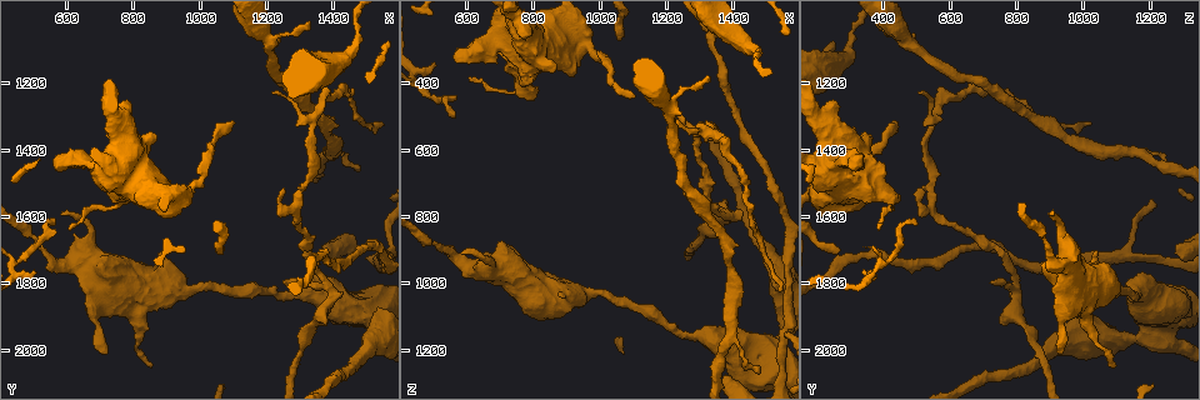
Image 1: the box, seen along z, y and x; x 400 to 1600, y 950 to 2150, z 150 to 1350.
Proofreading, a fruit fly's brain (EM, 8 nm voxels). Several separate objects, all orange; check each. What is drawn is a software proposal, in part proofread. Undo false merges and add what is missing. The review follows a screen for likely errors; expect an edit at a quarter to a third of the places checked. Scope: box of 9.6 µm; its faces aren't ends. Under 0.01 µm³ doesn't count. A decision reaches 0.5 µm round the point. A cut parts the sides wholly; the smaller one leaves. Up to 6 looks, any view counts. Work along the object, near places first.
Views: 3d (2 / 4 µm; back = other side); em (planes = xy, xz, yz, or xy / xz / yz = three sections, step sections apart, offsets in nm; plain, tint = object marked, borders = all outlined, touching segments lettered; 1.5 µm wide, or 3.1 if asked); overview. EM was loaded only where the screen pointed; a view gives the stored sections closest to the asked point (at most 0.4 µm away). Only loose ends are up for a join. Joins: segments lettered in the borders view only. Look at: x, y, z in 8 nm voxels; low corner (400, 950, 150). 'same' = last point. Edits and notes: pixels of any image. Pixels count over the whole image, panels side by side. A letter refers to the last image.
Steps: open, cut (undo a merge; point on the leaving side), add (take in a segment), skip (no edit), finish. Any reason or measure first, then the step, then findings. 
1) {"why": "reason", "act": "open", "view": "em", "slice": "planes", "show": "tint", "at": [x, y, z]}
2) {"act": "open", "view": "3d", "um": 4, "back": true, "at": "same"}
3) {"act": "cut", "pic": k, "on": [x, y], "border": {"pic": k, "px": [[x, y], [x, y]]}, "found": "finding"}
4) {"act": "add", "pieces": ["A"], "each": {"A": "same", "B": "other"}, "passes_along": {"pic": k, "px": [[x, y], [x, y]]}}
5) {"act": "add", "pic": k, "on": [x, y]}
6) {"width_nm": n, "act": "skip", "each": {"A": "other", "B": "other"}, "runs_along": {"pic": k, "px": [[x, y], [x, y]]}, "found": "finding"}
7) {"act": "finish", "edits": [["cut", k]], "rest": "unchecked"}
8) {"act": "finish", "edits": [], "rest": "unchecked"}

{"why": "thick turns thin", "act": "open", "view": "em", "slice": "planes", "show": "borders", "at": [940, 1820, 1040]}

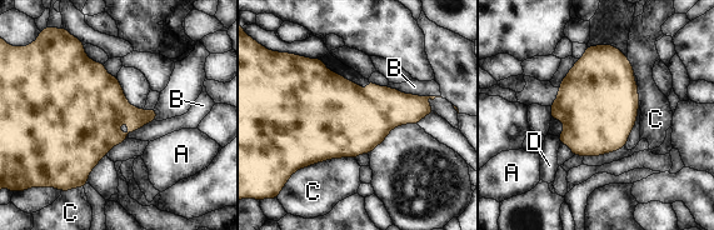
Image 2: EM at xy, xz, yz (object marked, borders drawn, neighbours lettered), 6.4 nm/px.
{"act": "skip", "each": {"A": "other", "B": "other", "C": "other", "D": "other"}, "border": {"pic": 2, "px": [[388, 85], [404, 93], [440, 96]]}, "found": "continuous, no second neuron"}

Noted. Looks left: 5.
{"why": "branch stops here", "act": "open", "view": "3d", "um": 2, "at": [710, 2020, 930]}

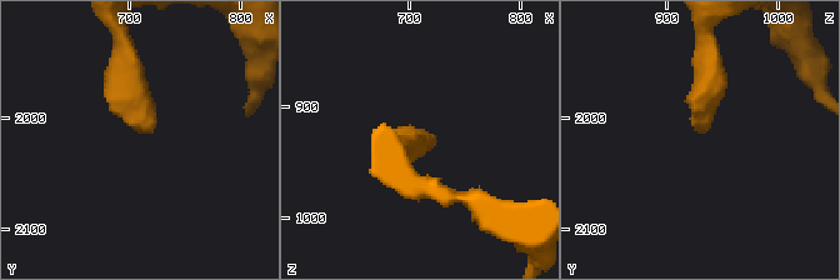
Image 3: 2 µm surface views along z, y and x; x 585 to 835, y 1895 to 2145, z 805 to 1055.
{"why": "need the tissue", "act": "open", "view": "em", "slice": "planes", "show": "borders", "at": [716, 2016, 934]}

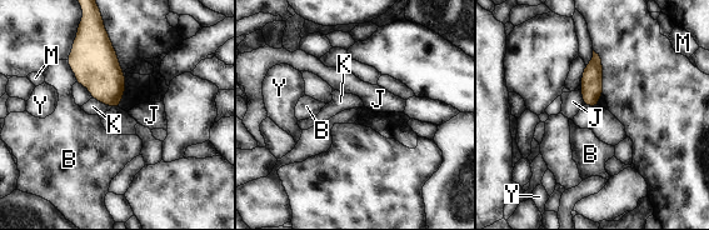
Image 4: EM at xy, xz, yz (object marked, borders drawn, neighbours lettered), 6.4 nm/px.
{"act": "skip", "each": {"B": "other", "J": "other", "K": "other", "M": "other", "Y": "other"}, "border": {"pic": 4, "px": [[93, 98], [111, 106]]}, "found": "none of them fits"}

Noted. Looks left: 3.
{"why": "long arm stops here", "act": "open", "view": "em", "slice": "xz", "step": 4, "show": "tint", "at": [1370, 1700, 1290]}

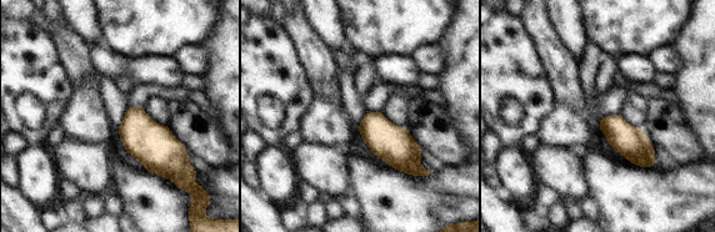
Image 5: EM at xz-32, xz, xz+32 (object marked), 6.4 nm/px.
{"act": "open", "view": "em", "slice": "xz", "step": 4, "show": "borders", "at": "same"}

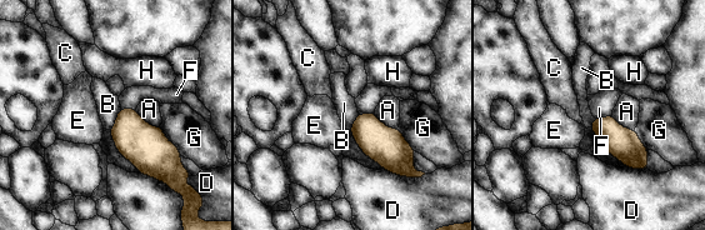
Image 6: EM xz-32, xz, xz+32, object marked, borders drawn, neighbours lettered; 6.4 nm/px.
{"act": "skip", "each": {"A": "other", "B": "other", "C": "other", "D": "other", "E": "other", "F": "other", "G": "other", "H": "other"}, "border": {"pic": 6, "px": [[120, 108], [115, 123], [109, 129]]}, "found": "none of them fits"}

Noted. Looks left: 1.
{"act": "finish", "edits": [], "rest": "unchecked"}

